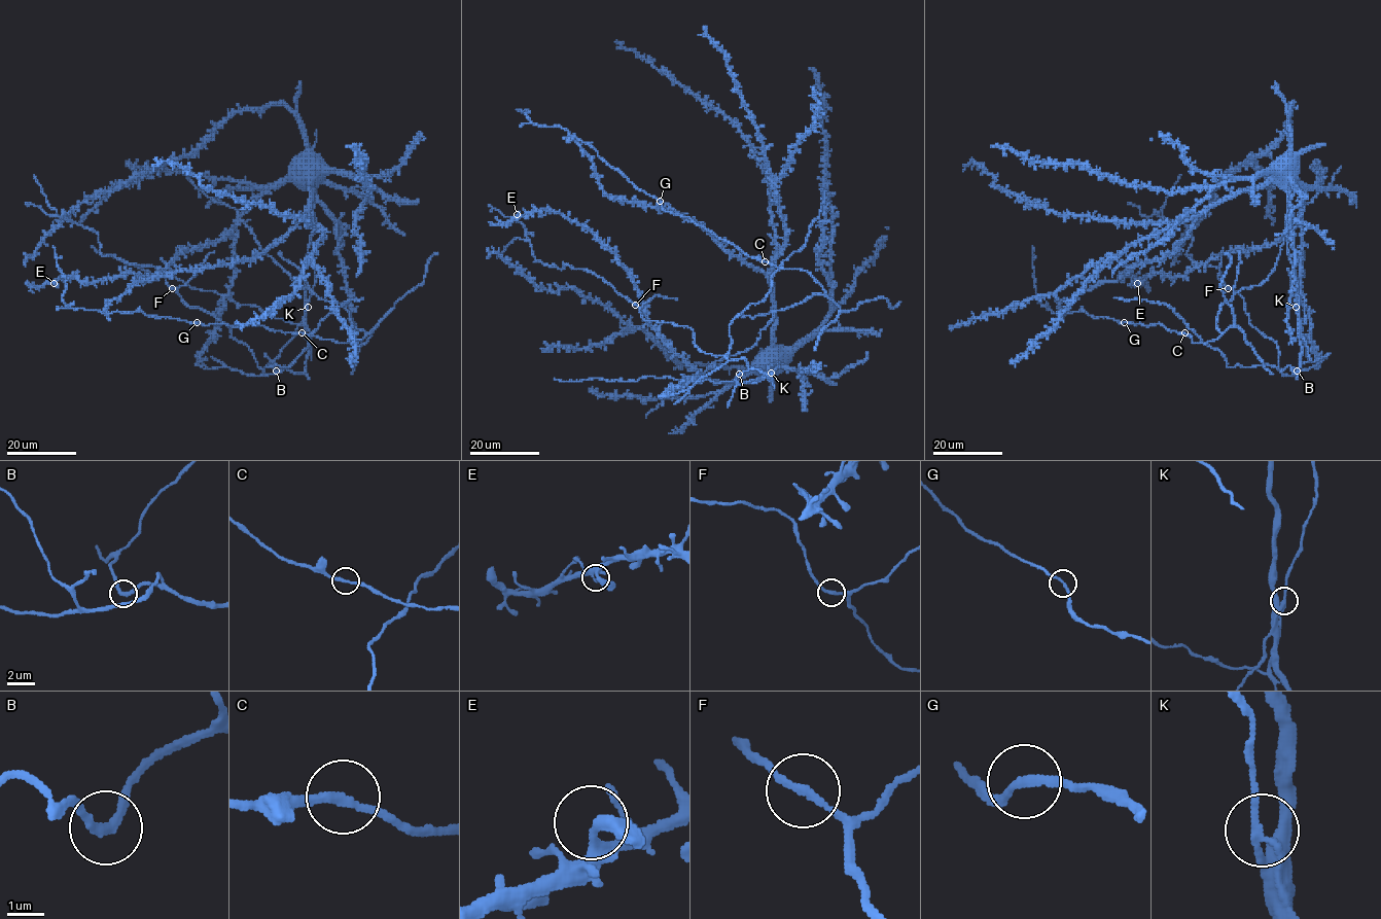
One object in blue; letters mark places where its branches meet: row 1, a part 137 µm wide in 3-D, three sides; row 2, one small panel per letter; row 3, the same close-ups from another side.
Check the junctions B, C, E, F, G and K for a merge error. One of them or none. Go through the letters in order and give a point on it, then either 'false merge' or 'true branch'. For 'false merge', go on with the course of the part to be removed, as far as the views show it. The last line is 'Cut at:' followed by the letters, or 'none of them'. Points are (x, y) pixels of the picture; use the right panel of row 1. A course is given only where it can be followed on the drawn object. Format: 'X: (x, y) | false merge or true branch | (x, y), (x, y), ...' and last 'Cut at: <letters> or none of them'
B: (1297, 370) | true branch
C: (1184, 332) | true branch
E: (1137, 283) | true branch
F: (1228, 288) | true branch
G: (1124, 322) | true branch
K: (1296, 307) | false merge | (1296, 307), (1301, 324), (1306, 323), (1305, 298), (1300, 290), (1304, 276), (1301, 246)
Cut at: K

